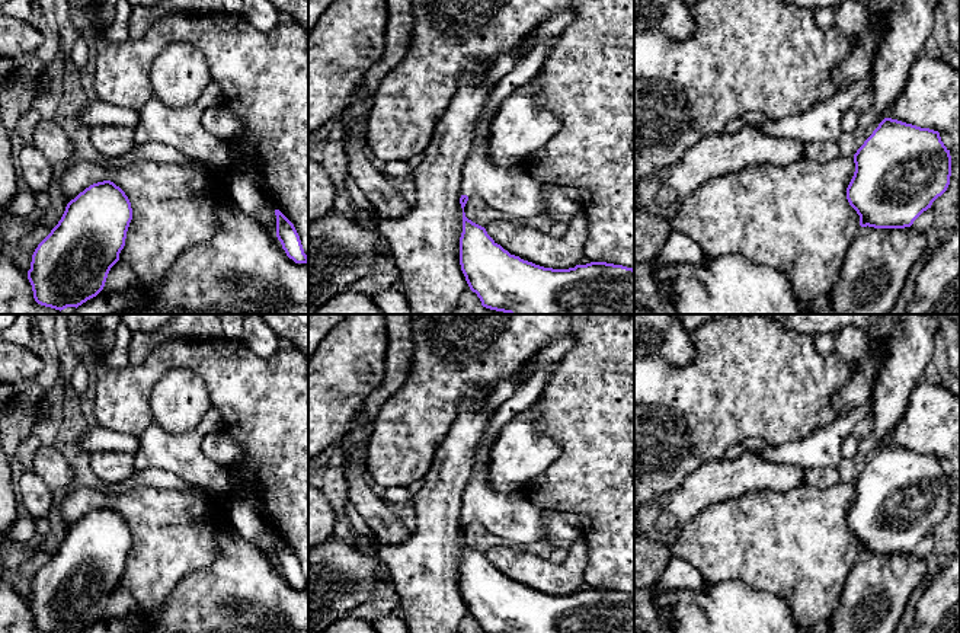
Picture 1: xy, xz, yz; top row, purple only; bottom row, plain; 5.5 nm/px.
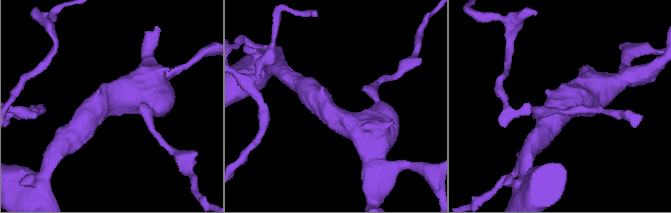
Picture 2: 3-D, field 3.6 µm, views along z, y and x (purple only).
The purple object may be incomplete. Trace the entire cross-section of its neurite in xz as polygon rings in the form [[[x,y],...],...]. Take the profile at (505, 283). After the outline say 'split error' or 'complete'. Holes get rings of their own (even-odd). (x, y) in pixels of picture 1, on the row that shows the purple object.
[[[557,36],[543,39],[529,54],[502,77],[487,99],[486,111],[477,124],[473,150],[461,178],[463,233],[460,237],[460,265],[465,281],[490,310],[509,314],[634,314],[634,269],[607,262],[591,262],[569,269],[553,269],[511,255],[497,244],[484,227],[465,217],[464,207],[470,196],[480,196],[486,204],[511,218],[528,218],[545,214],[540,182],[522,169],[500,169],[487,154],[487,131],[503,100],[521,84],[537,77]]]; split error

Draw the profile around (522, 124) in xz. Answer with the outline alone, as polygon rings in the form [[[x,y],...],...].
[[[534,77],[499,106],[487,138],[495,166],[524,170],[525,160],[560,131],[560,119],[543,105],[541,96],[543,83]]]

